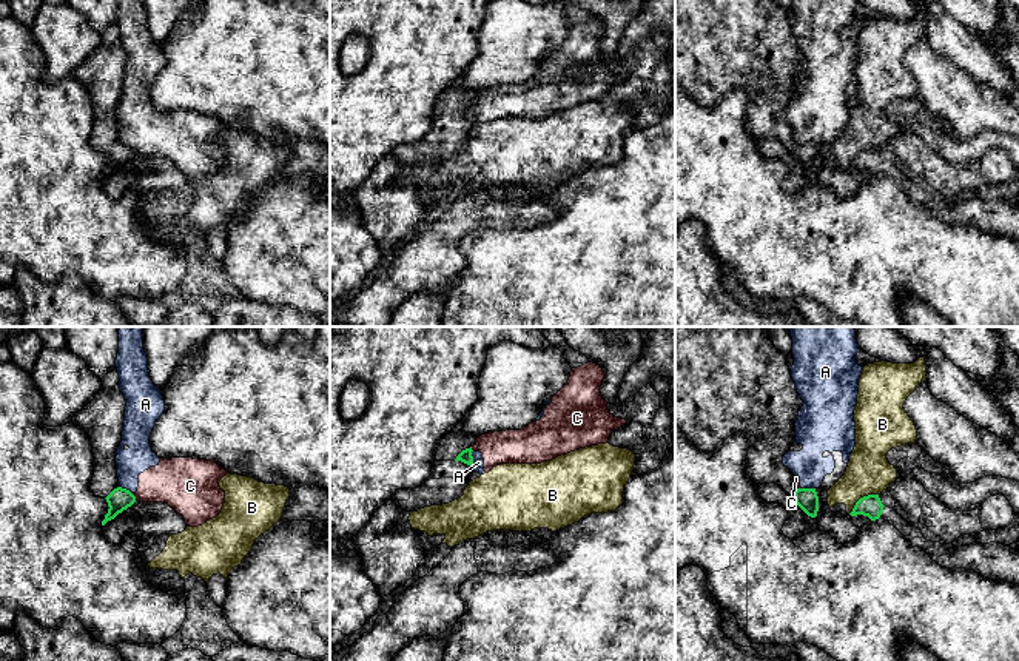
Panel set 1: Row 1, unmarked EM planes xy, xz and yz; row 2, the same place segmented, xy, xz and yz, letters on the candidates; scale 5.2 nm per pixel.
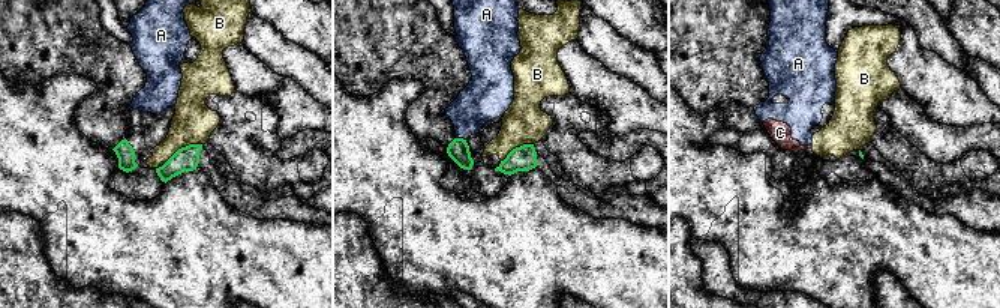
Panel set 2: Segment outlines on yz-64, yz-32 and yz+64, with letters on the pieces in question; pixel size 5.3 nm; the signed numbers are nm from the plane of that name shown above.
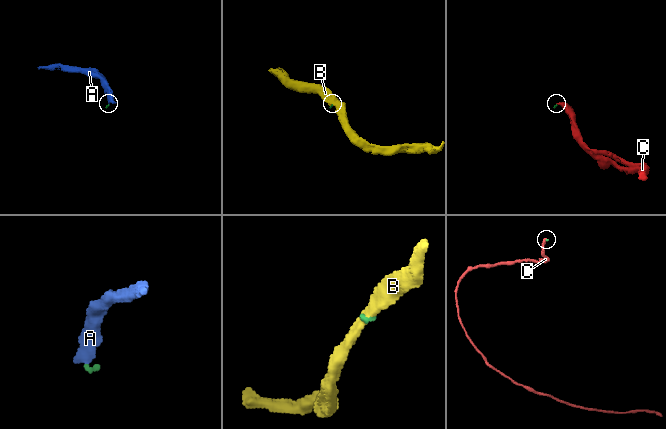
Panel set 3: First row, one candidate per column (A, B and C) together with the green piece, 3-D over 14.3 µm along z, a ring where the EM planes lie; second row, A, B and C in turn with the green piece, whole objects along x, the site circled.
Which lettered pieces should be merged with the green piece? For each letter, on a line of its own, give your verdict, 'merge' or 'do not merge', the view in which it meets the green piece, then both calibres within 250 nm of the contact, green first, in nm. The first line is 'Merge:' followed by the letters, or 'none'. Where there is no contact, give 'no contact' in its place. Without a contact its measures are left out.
Merge: none
A: do not merge; meets green in xz; 70 nm thick on the green side, 60 nm on the other
B: do not merge; meets green in yz; 120 nm thick on the green side, 240 nm on the other
C: do not merge; meets green in xy; 120 nm thick on the green side, 260 nm on the other

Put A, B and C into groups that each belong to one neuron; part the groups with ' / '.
A C / B

